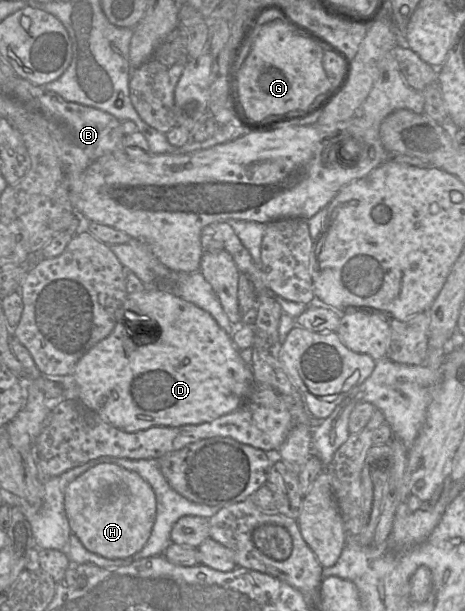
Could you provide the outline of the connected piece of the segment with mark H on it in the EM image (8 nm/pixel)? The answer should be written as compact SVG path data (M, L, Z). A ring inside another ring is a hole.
M115 463L95 465L65 491L65 511L72 530L87 550L107 559L124 559L143 549L156 519L154 490L138 473Z

